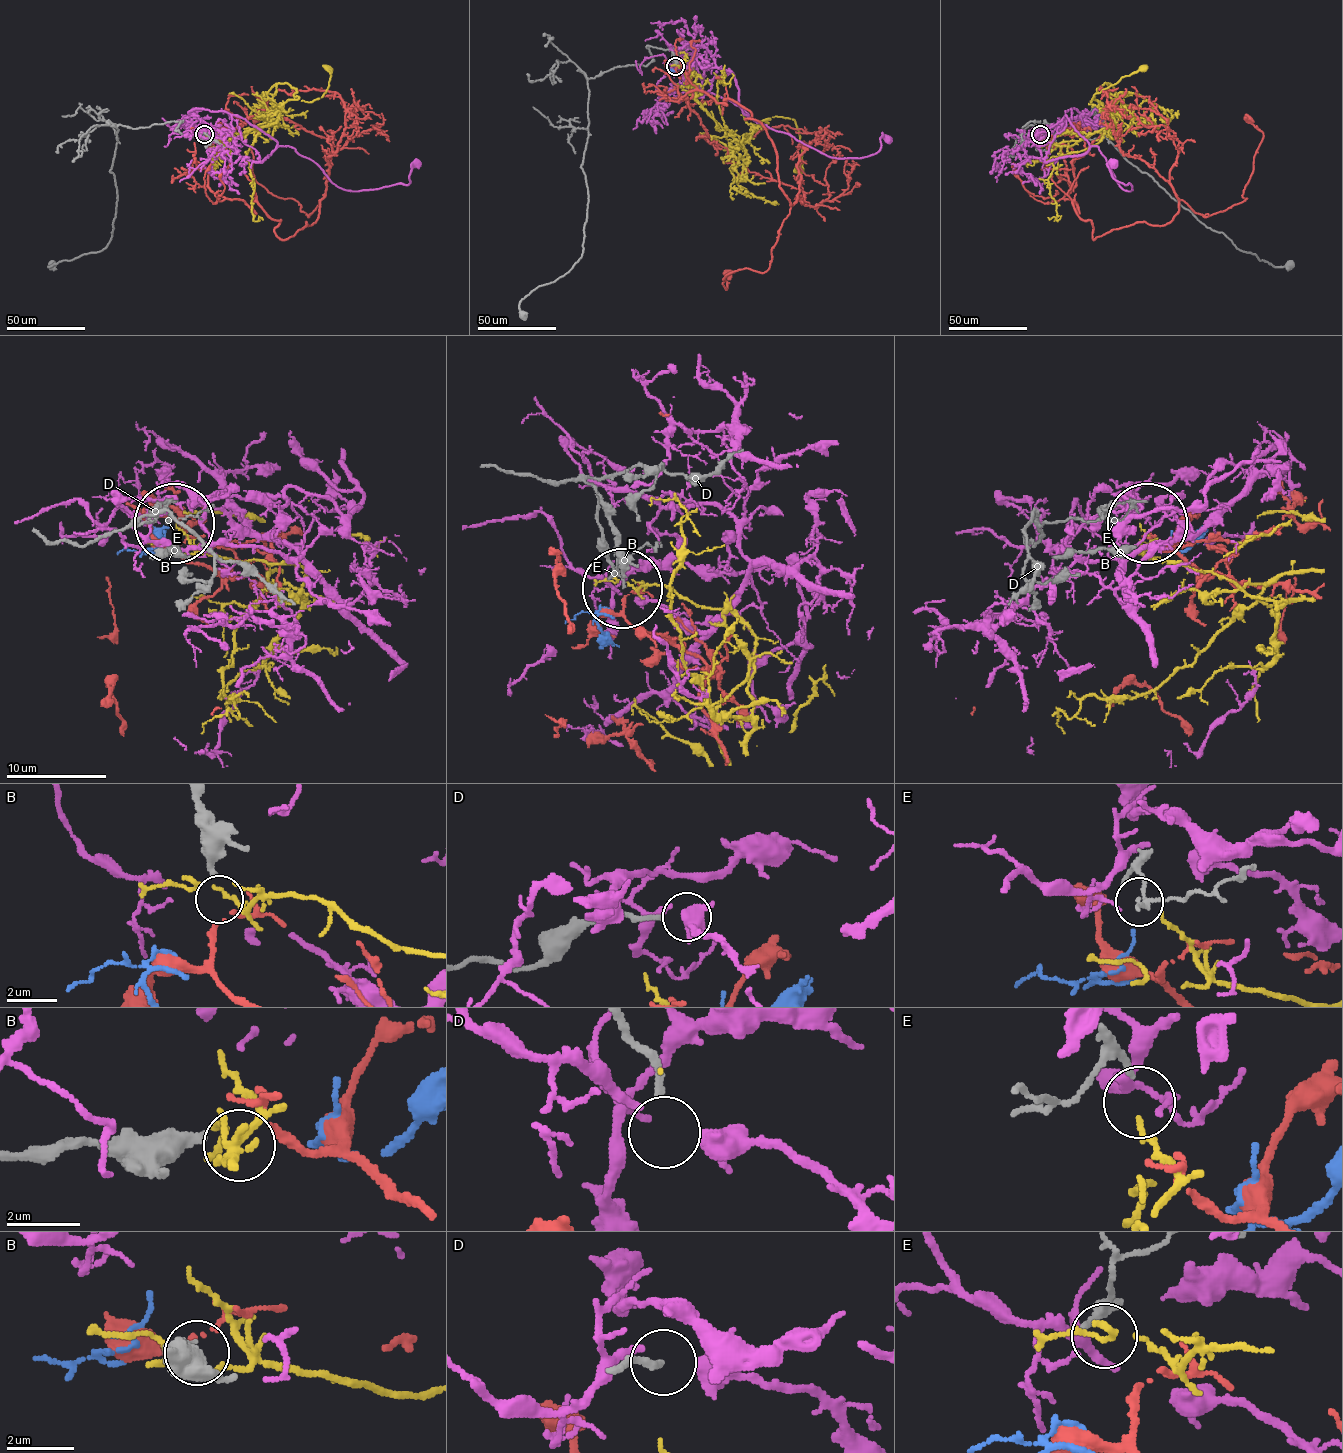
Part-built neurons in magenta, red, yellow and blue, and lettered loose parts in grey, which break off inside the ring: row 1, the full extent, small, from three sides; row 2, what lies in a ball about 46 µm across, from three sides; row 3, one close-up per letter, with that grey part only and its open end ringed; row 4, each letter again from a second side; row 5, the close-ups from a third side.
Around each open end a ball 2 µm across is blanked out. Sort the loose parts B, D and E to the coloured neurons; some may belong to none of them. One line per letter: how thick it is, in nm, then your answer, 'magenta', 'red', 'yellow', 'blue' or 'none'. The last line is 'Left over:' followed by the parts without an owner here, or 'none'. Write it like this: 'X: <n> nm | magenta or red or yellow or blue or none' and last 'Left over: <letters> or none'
B: 340 nm | red
D: 190 nm | none
E: 160 nm | none
Left over: D, E

